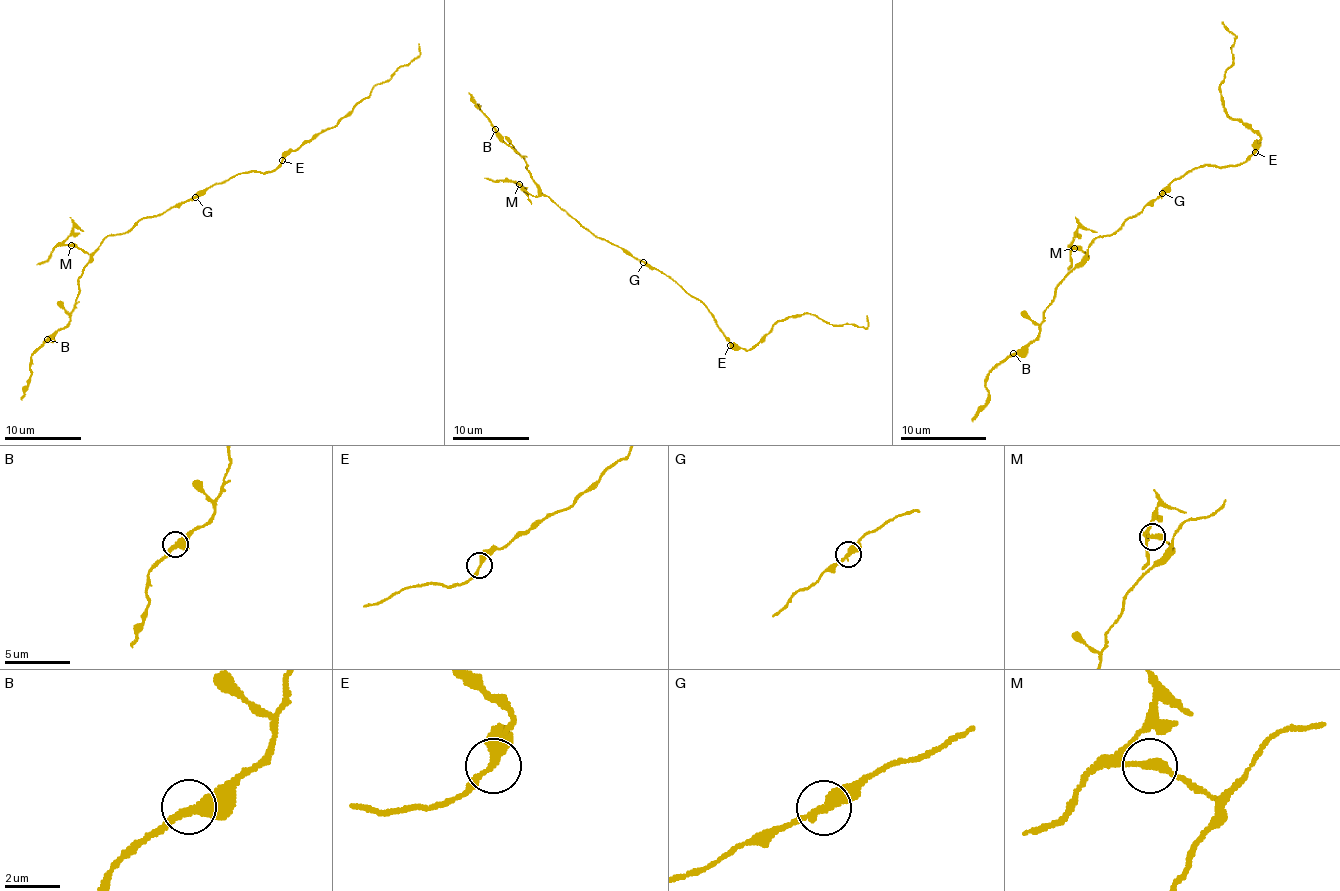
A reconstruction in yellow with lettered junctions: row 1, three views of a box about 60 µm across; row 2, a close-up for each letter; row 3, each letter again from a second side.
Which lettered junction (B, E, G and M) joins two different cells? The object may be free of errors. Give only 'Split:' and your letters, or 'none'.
Split: M

